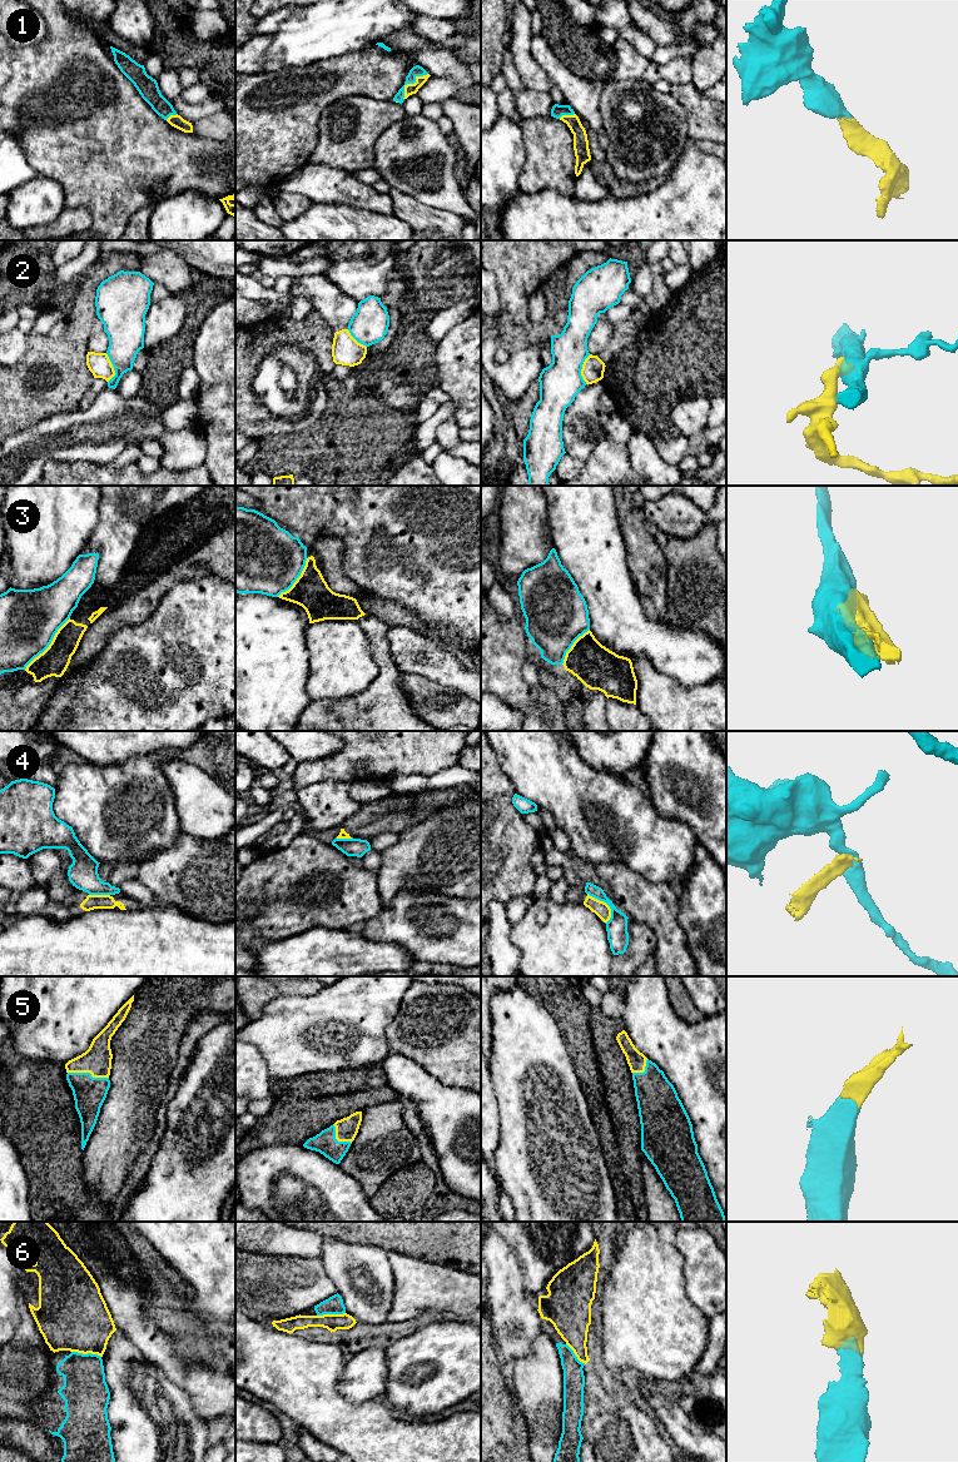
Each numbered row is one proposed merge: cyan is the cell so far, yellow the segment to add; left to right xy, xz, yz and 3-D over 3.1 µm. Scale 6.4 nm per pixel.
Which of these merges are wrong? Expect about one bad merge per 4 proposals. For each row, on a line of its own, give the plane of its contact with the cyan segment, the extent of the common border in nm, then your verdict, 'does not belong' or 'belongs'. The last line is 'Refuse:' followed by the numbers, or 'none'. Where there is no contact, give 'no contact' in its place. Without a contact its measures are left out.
1: xz | 240 nm | belongs
2: yz | 190 nm | does not belong
3: xy | 440 nm | does not belong
4: yz | 240 nm | does not belong
5: xy | 260 nm | belongs
6: xy | 200 nm | belongs
Refuse: 2, 3, 4

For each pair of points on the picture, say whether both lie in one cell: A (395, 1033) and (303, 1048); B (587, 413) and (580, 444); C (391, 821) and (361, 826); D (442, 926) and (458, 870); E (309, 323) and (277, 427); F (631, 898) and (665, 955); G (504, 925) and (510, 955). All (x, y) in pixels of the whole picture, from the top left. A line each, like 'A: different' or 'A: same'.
A: different
B: same
C: same
D: different
E: same
F: same
G: same

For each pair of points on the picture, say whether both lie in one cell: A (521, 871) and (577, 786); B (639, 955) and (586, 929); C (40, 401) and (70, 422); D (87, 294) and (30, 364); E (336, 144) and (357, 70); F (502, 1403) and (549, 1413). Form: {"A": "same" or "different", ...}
{"A": "different", "B": "different", "C": "different", "D": "same", "E": "different", "F": "different"}

